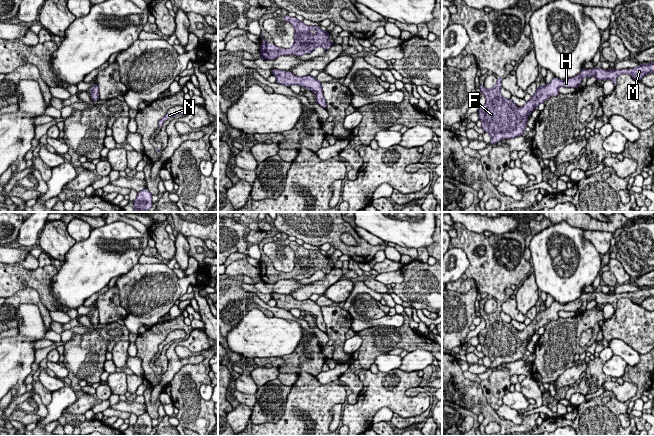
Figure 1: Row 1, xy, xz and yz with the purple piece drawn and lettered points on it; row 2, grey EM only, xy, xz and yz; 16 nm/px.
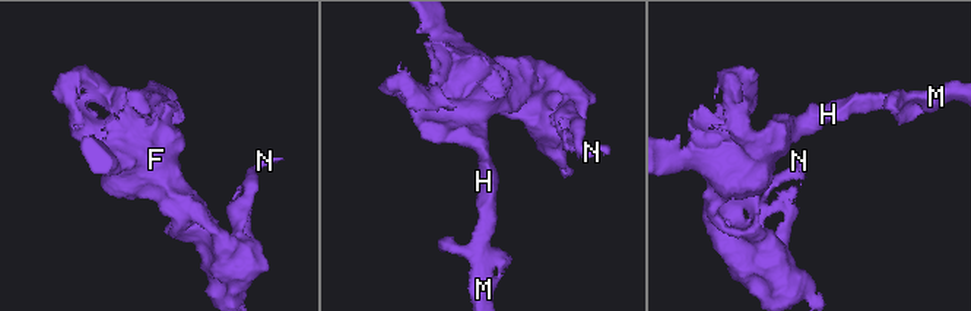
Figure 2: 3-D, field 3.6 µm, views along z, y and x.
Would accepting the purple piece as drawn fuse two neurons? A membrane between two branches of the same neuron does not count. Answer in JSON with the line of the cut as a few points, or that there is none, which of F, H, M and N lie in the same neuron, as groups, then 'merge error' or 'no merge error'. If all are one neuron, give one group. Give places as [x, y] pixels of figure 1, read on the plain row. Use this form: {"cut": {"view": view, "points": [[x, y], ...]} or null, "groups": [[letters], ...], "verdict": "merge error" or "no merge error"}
{"cut": null, "groups": [["F", "H", "M", "N"]], "verdict": "no merge error"}

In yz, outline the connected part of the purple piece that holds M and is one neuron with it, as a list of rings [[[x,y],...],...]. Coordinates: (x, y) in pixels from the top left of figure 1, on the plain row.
[[[654,286],[641,288],[631,293],[592,292],[582,293],[579,298],[565,305],[553,301],[549,308],[537,311],[536,317],[523,331],[518,331],[511,323],[504,322],[500,316],[503,301],[497,301],[494,312],[486,314],[481,308],[480,317],[485,320],[486,326],[478,334],[479,344],[482,346],[484,356],[491,360],[489,368],[496,368],[502,363],[511,363],[525,358],[528,338],[537,333],[540,327],[545,326],[550,320],[556,320],[560,311],[580,311],[584,301],[594,300],[597,304],[611,304],[617,309],[617,302],[621,298],[629,298],[635,304],[641,304],[646,298],[654,297]]]

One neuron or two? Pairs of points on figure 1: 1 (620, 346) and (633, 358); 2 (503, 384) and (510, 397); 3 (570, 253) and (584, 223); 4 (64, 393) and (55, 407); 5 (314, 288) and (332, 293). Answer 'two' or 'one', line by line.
1: one
2: two
3: two
4: one
5: two

